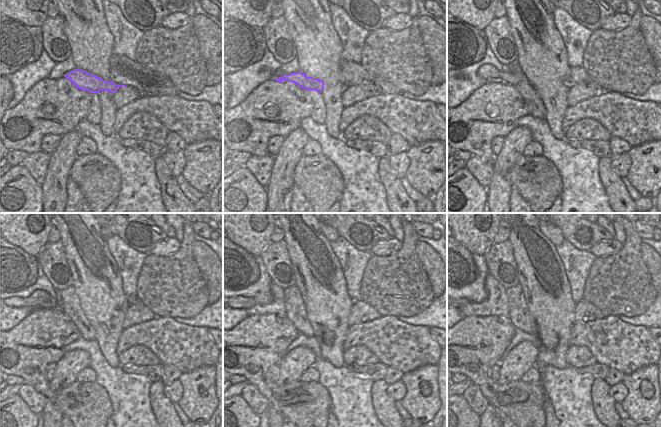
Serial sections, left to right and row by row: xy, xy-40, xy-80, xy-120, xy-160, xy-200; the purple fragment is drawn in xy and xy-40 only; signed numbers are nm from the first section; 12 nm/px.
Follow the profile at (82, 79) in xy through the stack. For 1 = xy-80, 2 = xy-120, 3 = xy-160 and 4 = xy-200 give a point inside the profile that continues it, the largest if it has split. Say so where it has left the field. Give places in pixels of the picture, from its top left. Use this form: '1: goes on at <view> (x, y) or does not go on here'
1: goes on at xy-80 (488, 72)
2: goes on at xy-120 (40, 299)
3: goes on at xy-160 (264, 298)
4: goes on at xy-200 (467, 301)

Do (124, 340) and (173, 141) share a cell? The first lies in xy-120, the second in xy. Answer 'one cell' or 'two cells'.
two cells

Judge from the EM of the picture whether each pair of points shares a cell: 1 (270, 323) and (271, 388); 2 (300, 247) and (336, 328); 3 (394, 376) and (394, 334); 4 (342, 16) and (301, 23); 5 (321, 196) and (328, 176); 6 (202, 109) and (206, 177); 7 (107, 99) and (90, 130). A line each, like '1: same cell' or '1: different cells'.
1: same cell
2: same cell
3: different cells
4: different cells
5: same cell
6: different cells
7: different cells

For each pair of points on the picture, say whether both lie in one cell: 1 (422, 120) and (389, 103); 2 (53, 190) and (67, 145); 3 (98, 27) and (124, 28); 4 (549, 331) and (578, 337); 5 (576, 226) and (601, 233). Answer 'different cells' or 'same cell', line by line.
1: same cell
2: same cell
3: different cells
4: different cells
5: same cell

